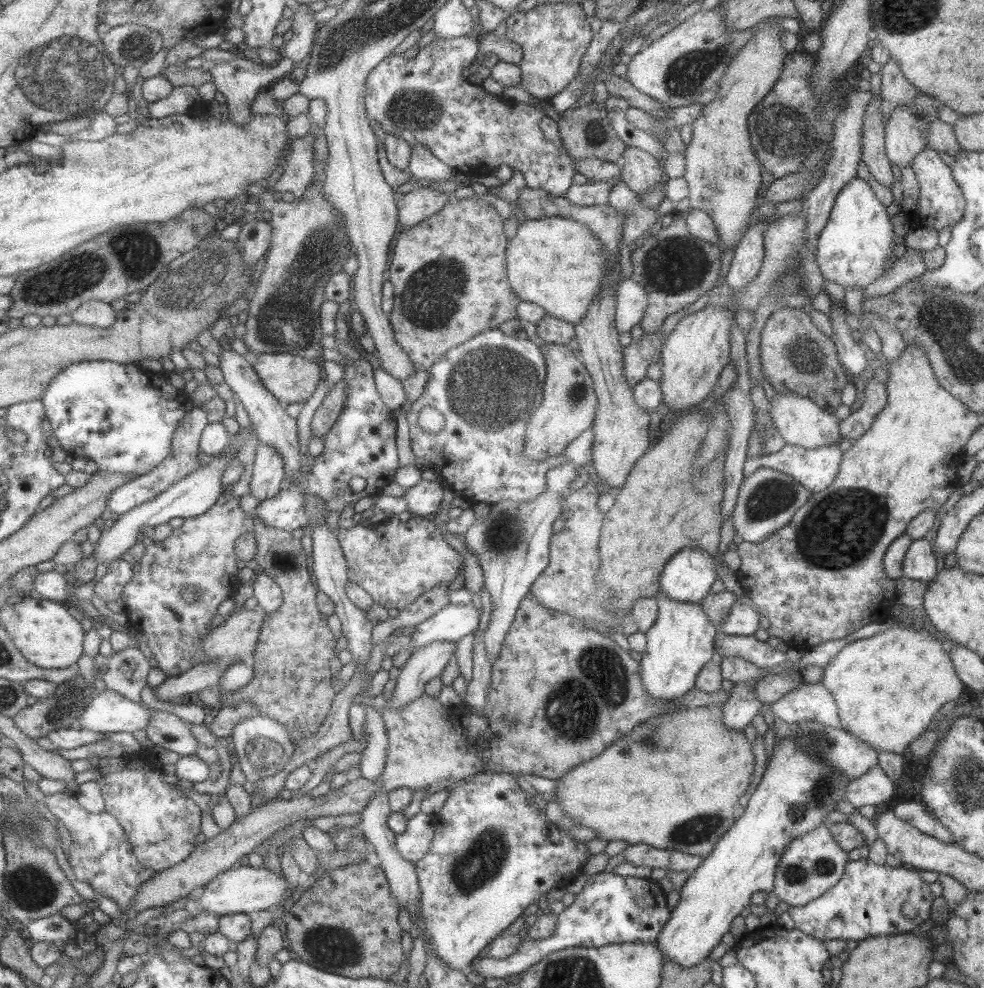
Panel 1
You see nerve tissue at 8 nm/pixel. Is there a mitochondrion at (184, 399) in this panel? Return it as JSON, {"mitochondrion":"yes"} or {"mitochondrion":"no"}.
{"mitochondrion":"no"}

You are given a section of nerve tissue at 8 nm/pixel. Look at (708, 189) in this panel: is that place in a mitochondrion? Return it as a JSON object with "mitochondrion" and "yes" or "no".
{"mitochondrion":"no"}

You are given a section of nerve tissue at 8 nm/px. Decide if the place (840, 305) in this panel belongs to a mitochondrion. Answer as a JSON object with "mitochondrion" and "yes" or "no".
{"mitochondrion":"no"}

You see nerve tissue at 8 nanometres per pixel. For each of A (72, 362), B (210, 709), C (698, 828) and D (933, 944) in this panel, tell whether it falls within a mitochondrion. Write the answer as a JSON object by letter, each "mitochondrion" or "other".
{"A":"other","B":"other","C":"mitochondrion","D":"other"}

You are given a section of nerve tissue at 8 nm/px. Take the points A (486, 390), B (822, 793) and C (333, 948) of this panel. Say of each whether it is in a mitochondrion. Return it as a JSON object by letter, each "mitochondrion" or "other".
{"A":"mitochondrion","B":"mitochondrion","C":"mitochondrion"}

